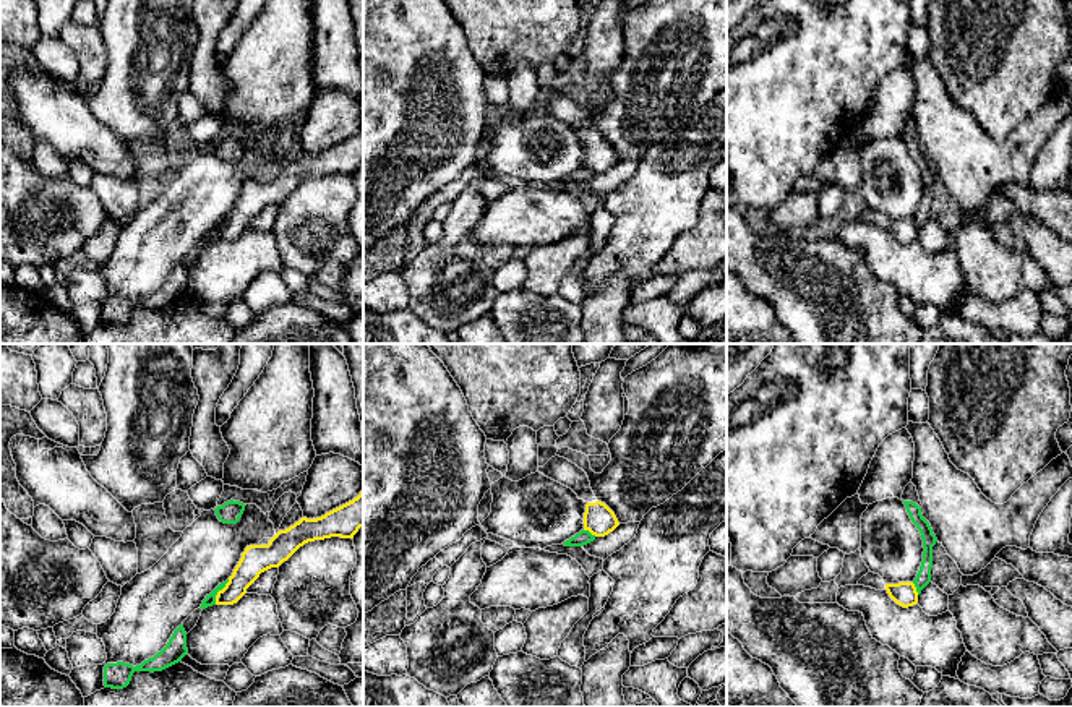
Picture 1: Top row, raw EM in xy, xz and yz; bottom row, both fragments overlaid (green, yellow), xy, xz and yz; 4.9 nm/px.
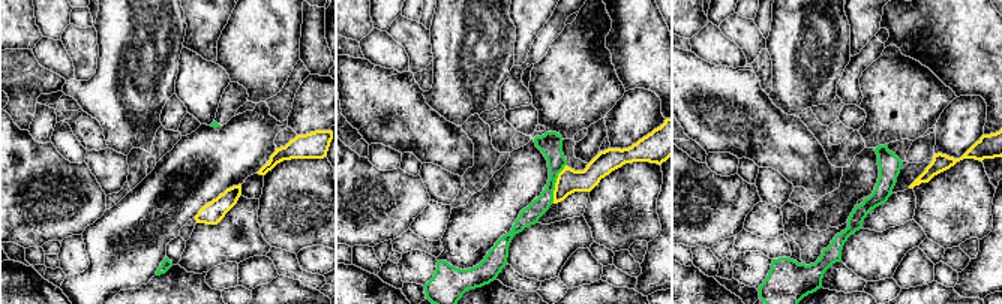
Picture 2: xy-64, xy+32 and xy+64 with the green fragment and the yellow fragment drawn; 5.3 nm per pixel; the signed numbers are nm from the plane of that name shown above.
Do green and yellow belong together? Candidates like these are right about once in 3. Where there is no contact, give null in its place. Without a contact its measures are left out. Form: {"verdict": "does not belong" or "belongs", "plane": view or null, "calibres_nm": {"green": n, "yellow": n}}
{"verdict": "does not belong", "plane": "xy", "calibres_nm": {"green": 60, "yellow": 140}}

